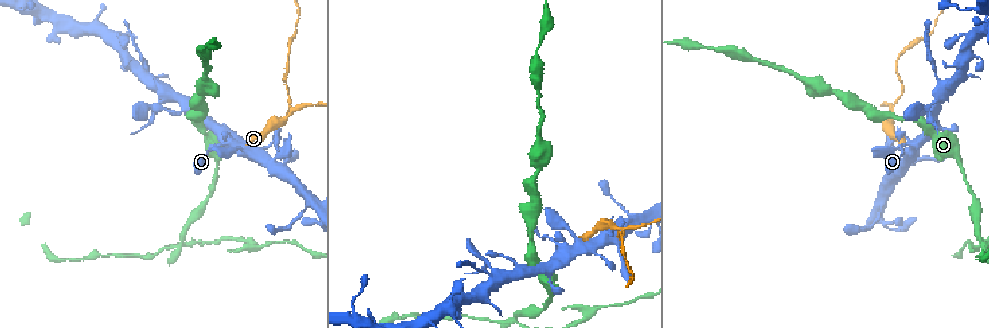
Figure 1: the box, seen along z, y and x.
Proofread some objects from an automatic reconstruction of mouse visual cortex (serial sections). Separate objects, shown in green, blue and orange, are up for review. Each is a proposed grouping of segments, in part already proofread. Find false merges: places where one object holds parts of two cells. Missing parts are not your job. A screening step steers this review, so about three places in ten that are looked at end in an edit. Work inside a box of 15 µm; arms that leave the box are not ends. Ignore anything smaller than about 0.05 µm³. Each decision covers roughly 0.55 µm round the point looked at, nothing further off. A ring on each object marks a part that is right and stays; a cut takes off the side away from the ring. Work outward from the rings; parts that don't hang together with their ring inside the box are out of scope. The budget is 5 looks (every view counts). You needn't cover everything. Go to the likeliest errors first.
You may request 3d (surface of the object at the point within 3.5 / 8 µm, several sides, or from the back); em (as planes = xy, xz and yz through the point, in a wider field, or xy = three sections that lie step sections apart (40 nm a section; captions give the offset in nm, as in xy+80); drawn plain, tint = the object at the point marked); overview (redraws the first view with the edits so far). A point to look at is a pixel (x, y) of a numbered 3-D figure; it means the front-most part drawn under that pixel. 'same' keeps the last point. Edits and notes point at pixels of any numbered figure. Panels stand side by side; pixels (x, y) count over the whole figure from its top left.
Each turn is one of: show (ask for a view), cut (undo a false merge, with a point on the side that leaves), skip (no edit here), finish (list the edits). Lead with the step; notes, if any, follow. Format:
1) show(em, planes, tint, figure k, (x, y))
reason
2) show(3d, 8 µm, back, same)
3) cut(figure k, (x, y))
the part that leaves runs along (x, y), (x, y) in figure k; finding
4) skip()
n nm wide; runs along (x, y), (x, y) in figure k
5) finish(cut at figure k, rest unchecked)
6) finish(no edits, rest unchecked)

show(3d, 3.5 µm, figure 1, (937, 80))
sudden change in width

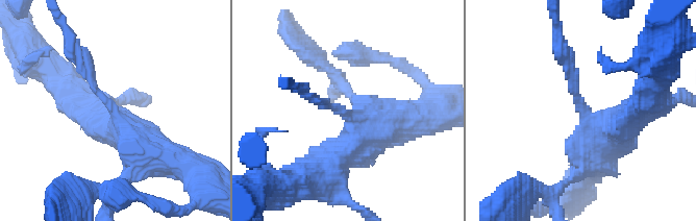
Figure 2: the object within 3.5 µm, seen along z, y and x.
show(em, xy, step 1, tint, figure 2, (114, 111))
arms of 150, 600 nm

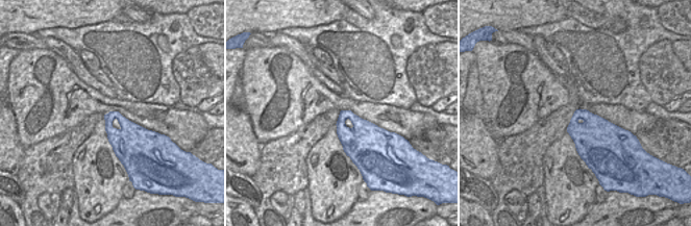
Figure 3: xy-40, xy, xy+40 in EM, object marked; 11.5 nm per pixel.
skip()
runs along (159, 158), (134, 140), (76, 56) in figure 2; continuous, no second cell

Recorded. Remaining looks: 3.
show(3d, 3.5 µm, figure 1, (292, 111))

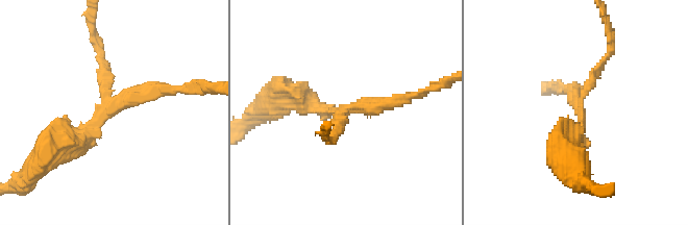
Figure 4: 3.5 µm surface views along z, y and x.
show(em, xy, step 5, tint, figure 4, (579, 105))
3 arms; arms of 150, 200, 300 nm

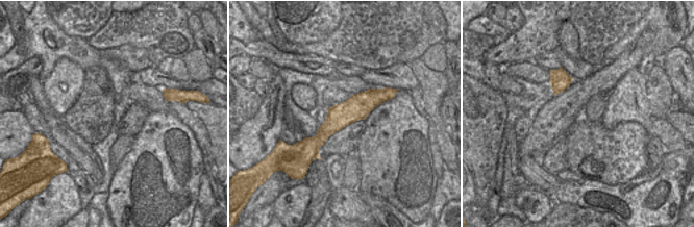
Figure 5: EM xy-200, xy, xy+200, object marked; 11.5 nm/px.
cut(figure 4, (104, 64))
the part that leaves runs along (107, 95), (92, 21) in figure 4; a second cell is stuck on

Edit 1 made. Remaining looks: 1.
finish(cut at figure 4, rest unchecked)

